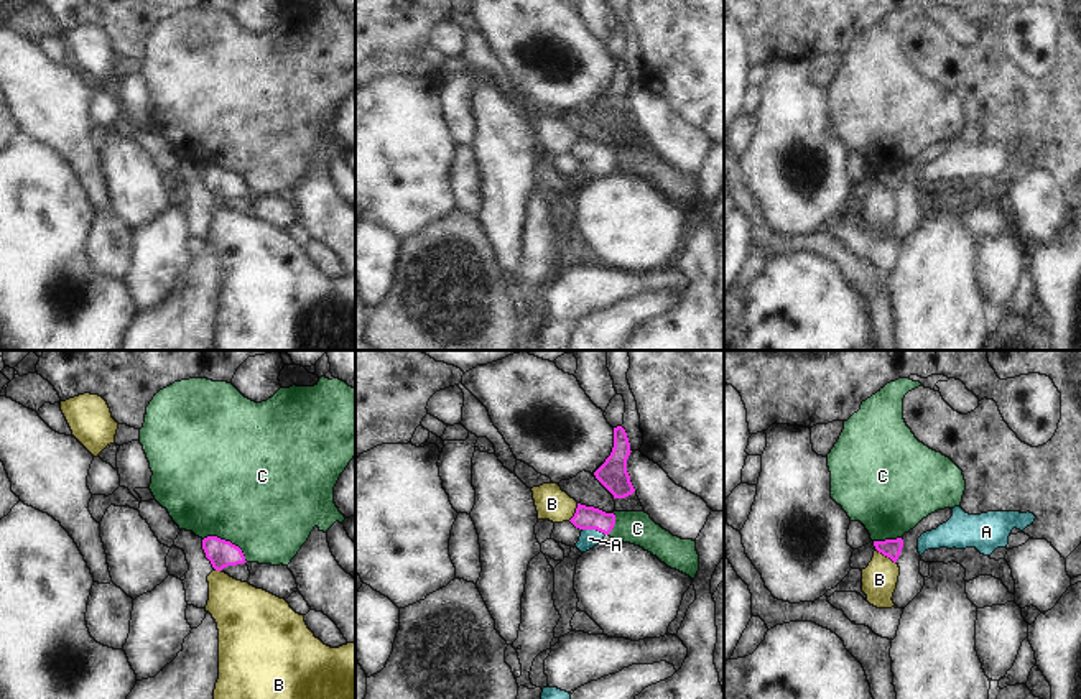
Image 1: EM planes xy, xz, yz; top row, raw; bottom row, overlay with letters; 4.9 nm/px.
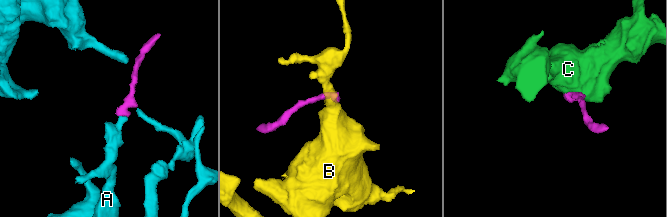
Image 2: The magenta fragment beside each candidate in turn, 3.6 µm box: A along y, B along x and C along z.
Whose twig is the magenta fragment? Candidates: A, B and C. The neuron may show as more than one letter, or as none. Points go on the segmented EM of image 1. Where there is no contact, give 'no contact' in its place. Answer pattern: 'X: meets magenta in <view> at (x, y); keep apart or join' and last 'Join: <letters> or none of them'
A: meets magenta in xz at (594, 528); join
B: meets magenta in yz at (886, 555); keep apart
C: meets magenta in xy at (227, 541); keep apart
Join: A

